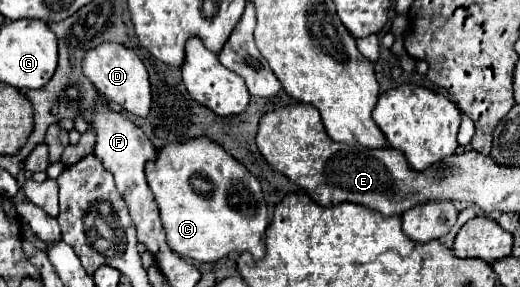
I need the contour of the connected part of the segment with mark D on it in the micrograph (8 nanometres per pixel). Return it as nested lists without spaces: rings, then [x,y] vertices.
[[[102,42],[102,46],[92,48],[86,52],[86,58],[82,60],[84,74],[90,78],[90,82],[96,86],[96,90],[110,102],[118,102],[124,110],[136,114],[136,116],[148,116],[150,104],[152,104],[152,92],[150,92],[150,80],[144,62],[136,56],[134,50],[114,44],[114,42]]]

